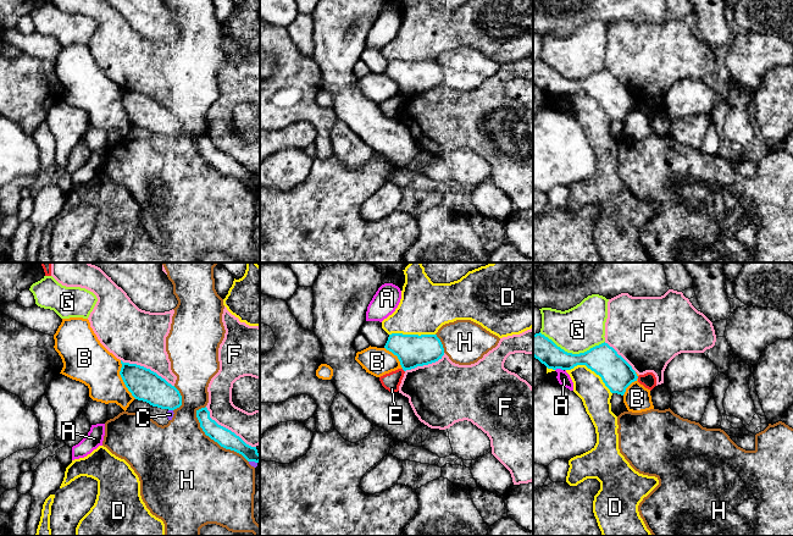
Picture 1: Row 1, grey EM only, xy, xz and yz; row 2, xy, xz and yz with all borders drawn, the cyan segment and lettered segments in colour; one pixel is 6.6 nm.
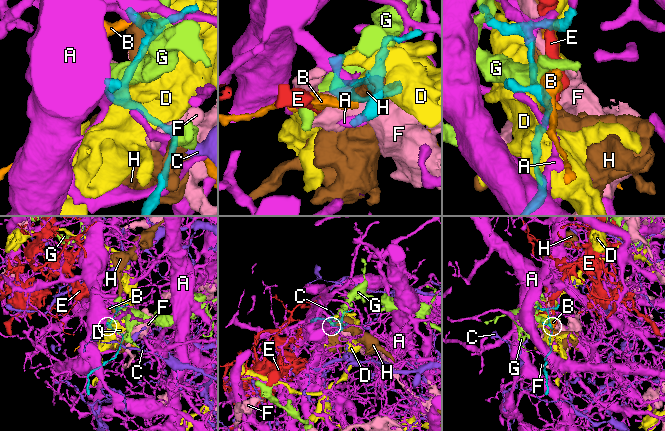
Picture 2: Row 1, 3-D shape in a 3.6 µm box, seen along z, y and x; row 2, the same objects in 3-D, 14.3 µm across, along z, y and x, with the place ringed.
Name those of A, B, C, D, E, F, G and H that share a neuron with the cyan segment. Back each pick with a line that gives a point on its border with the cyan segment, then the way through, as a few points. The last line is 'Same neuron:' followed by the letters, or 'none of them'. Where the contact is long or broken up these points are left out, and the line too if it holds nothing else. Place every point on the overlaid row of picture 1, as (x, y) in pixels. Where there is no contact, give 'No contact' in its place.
Same neuron: none of them

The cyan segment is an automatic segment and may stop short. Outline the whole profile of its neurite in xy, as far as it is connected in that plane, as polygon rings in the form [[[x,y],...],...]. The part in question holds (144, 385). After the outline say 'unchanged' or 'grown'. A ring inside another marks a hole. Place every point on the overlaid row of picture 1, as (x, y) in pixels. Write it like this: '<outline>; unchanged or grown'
[[[122,360],[121,364],[120,375],[135,399],[168,410],[174,410],[182,405],[179,391],[156,372]]]; unchanged

